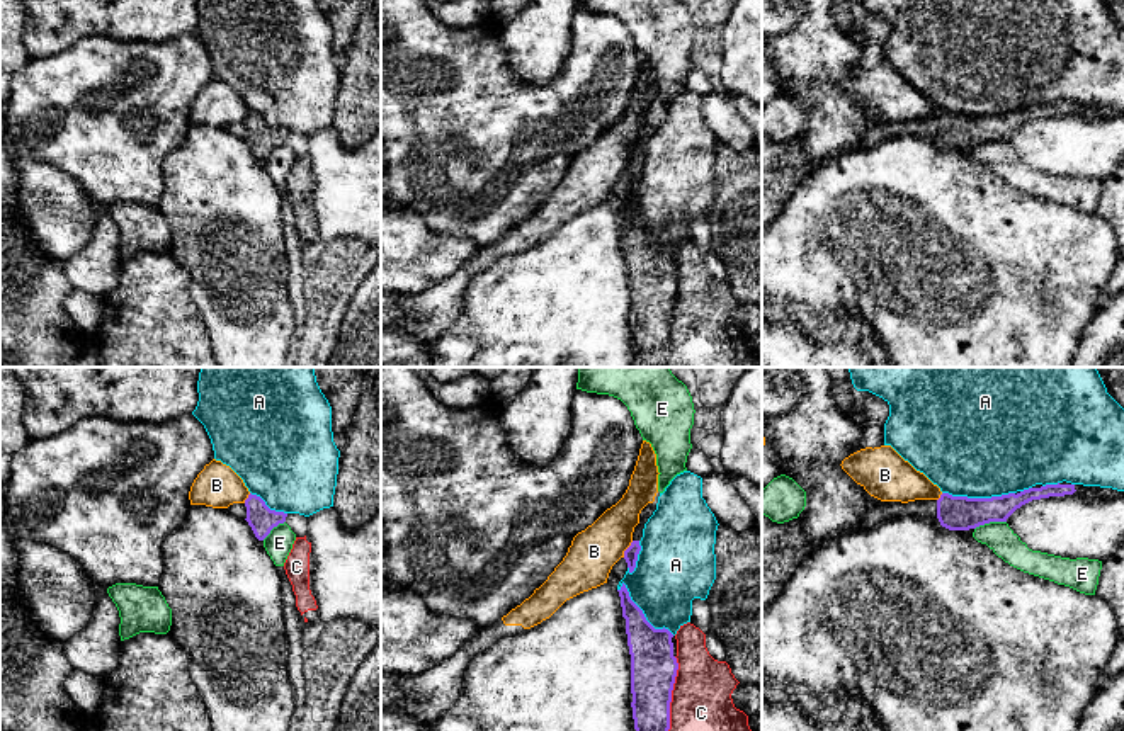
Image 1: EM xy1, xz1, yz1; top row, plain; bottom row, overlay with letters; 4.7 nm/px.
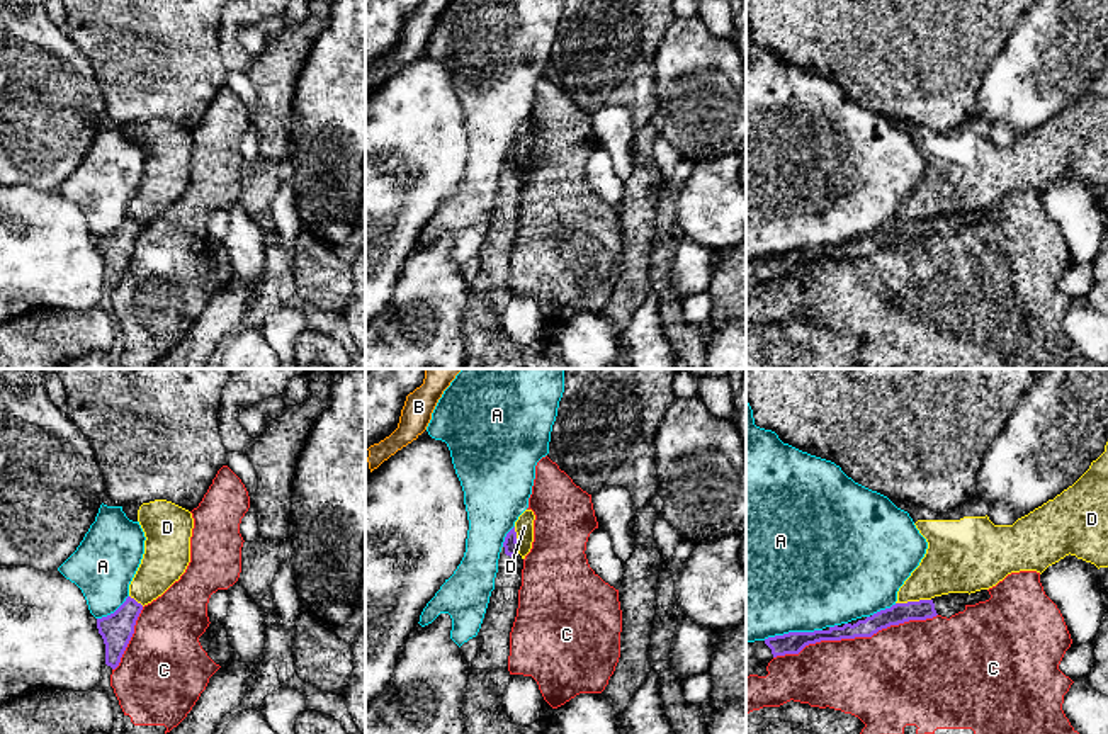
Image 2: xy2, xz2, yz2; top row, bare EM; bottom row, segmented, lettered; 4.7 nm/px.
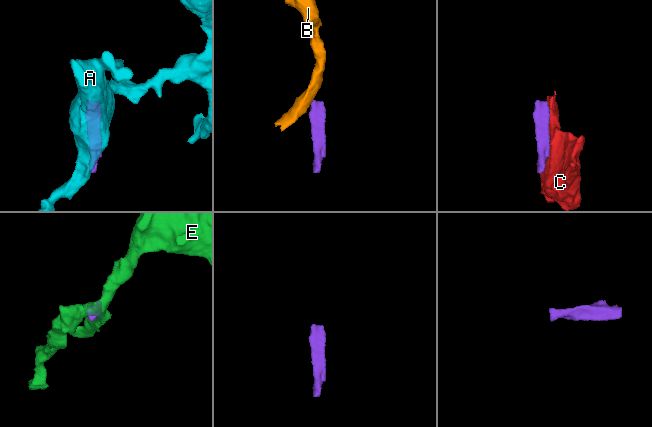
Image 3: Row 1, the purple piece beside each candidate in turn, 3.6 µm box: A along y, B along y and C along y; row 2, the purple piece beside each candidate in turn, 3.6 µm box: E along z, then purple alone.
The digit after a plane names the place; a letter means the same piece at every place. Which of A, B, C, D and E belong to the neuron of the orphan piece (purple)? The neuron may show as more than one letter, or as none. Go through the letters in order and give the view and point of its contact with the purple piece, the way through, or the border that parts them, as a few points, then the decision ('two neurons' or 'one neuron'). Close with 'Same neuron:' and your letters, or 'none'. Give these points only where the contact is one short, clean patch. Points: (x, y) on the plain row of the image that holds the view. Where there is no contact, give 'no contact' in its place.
A: contact xz1 (643, 233); two neurons
B: contact xz1 (626, 169); border xz1 (633, 160), (623, 175); two neurons
C: contact yz2 (855, 255); two neurons
D: contact yz2 (913, 221); border yz2 (930, 218), (896, 223); two neurons
E: contact yz1 (990, 140); border yz1 (1005, 140), (990, 140), (975, 148); two neurons
Same neuron: none

